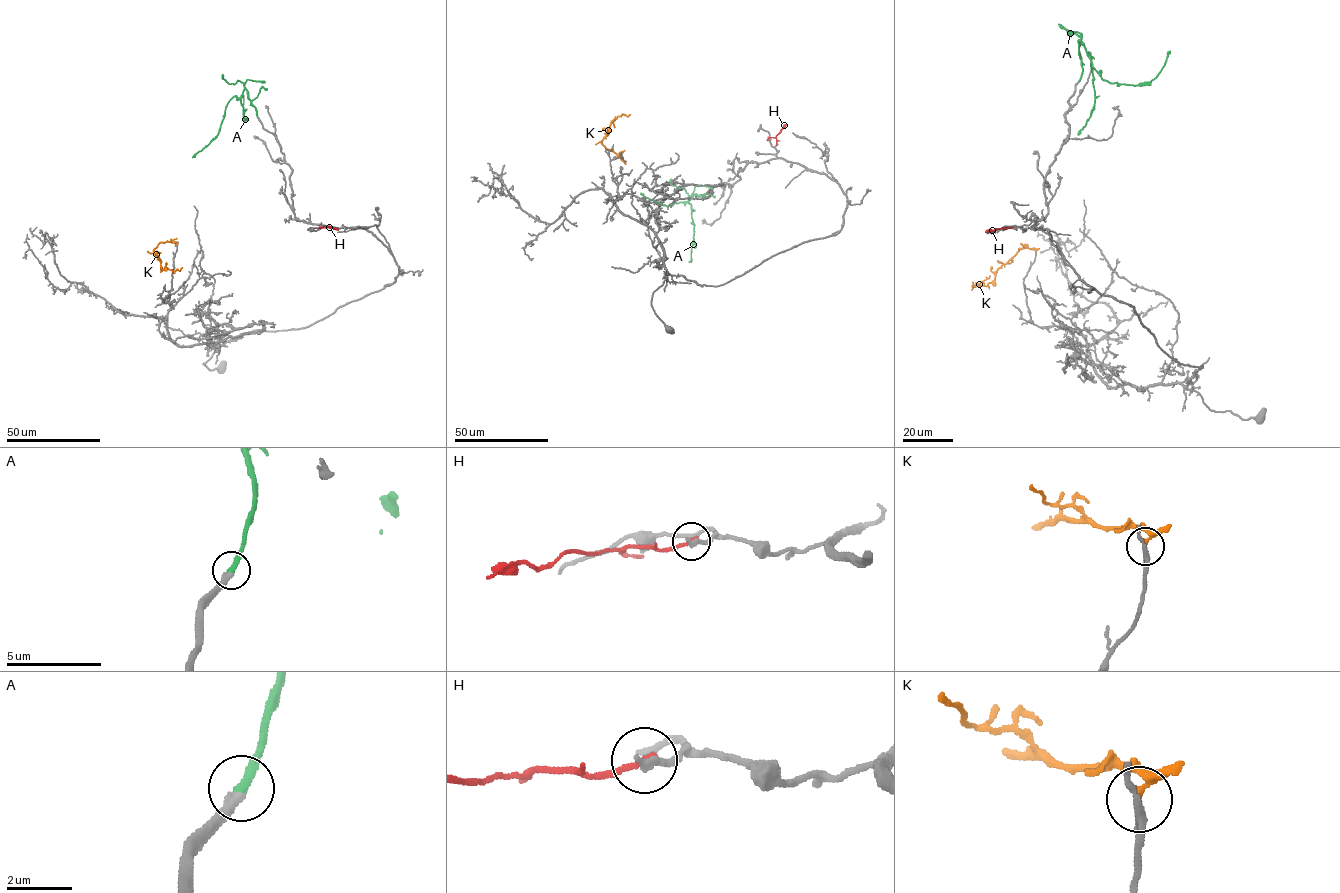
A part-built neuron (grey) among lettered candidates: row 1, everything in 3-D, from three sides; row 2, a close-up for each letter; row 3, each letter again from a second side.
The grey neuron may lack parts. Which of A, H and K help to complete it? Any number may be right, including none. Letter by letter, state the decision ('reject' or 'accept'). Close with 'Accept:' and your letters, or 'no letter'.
A: accept
H: reject
K: reject
Accept: A

